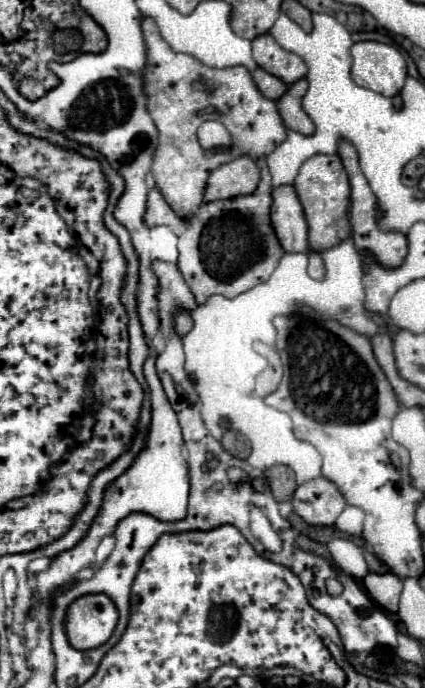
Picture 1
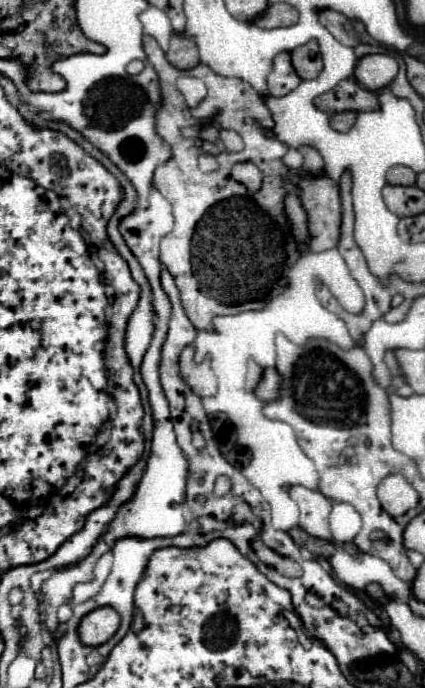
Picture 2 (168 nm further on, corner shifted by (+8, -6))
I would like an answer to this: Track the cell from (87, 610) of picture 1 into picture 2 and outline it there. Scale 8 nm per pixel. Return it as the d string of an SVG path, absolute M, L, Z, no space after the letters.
M97 607L79 623L79 639L89 647L103 645L119 627L119 615L113 607Z

